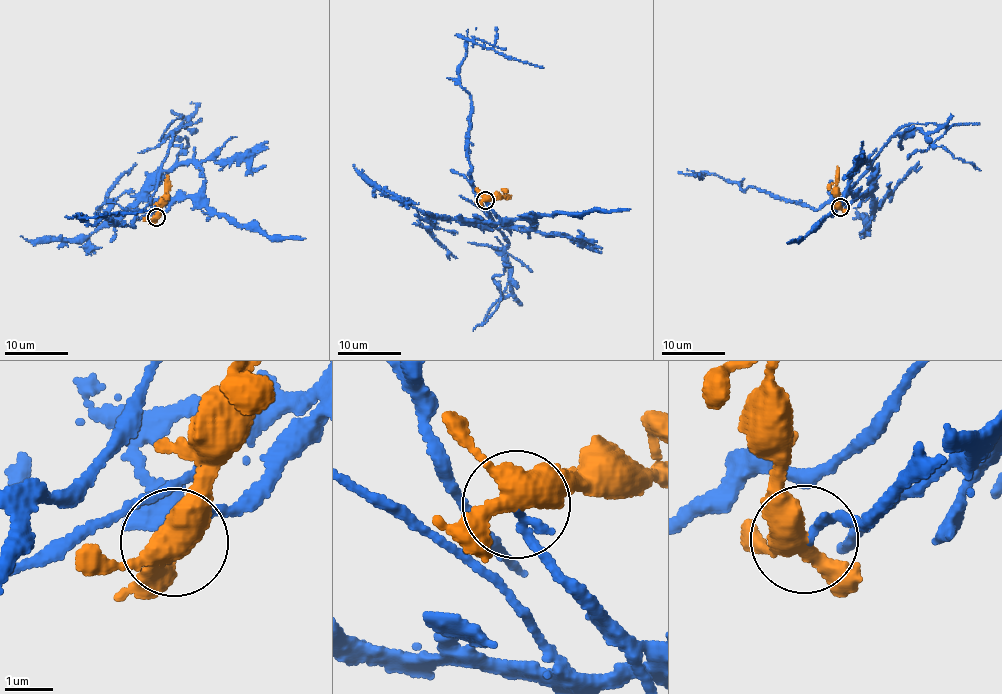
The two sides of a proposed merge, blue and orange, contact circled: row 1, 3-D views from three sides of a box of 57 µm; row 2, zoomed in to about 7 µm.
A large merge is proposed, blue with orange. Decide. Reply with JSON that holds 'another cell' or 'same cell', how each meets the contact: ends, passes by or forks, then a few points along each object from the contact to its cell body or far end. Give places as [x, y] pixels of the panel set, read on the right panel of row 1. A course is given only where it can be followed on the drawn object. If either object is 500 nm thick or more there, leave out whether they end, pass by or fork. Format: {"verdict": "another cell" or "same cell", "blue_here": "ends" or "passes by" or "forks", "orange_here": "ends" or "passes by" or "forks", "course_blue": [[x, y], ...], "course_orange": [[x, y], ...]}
{"verdict": "another cell", "blue_here": "ends", "orange_here": "forks", "course_blue": [[841, 206], [867, 193], [870, 167], [817, 209], [699, 174]], "course_orange": [[841, 206], [837, 166]]}

